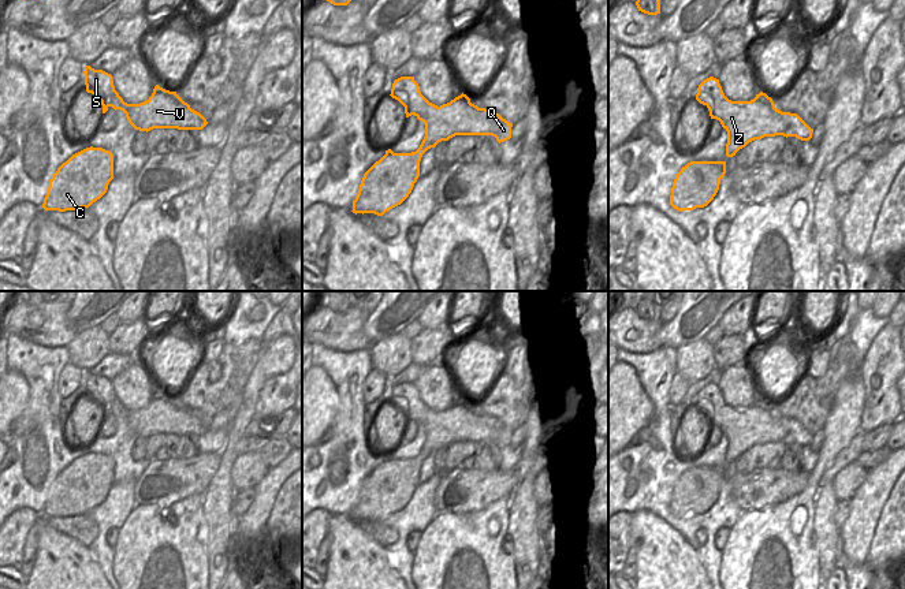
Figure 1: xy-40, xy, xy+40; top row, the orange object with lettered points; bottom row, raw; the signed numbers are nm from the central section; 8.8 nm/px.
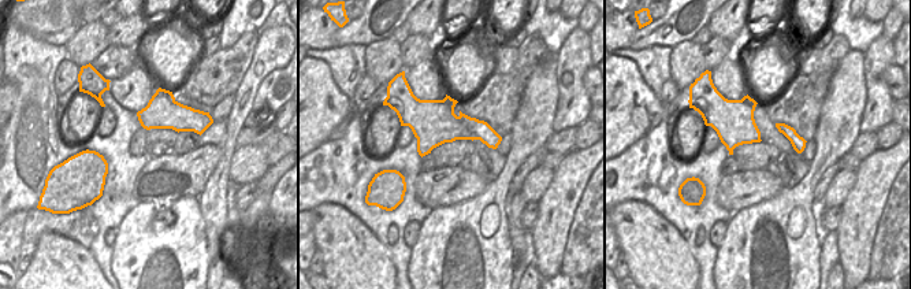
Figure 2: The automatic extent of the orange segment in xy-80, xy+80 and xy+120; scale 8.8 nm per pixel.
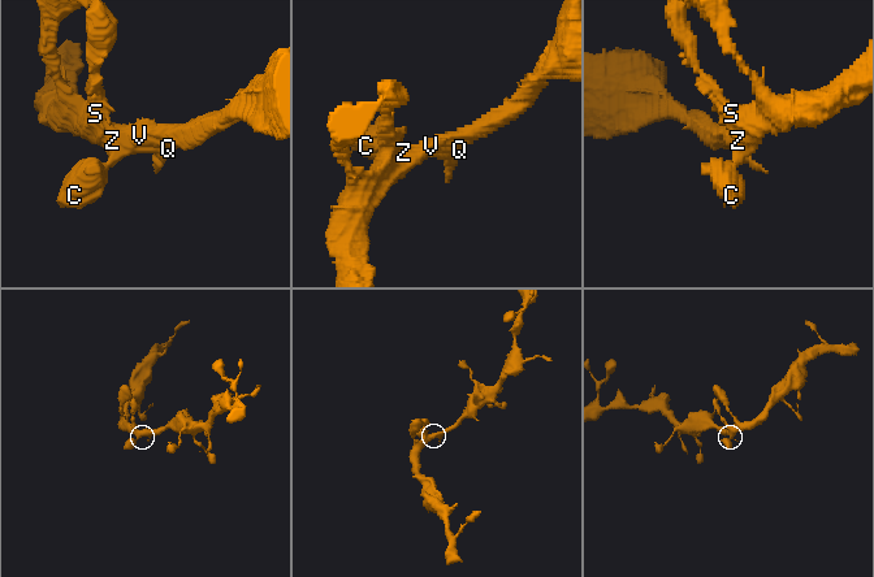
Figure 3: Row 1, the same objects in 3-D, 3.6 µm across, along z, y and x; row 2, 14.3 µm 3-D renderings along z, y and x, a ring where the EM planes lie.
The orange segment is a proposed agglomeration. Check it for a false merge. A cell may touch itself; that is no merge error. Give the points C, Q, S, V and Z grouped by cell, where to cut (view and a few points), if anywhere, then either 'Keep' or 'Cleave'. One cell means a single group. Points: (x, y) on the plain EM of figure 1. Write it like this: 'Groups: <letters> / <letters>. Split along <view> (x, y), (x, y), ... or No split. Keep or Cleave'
Groups: C Q S V Z. No split. Keep

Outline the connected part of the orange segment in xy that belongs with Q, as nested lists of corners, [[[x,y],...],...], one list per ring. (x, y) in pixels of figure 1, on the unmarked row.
[[[414,383],[394,387],[391,400],[405,413],[406,424],[414,421],[425,430],[425,443],[416,458],[394,459],[391,455],[365,480],[353,507],[353,519],[383,522],[401,511],[420,482],[422,461],[442,447],[455,441],[492,441],[504,448],[511,444],[513,429],[499,420],[478,414],[466,400],[440,413],[429,409],[420,398]]]

